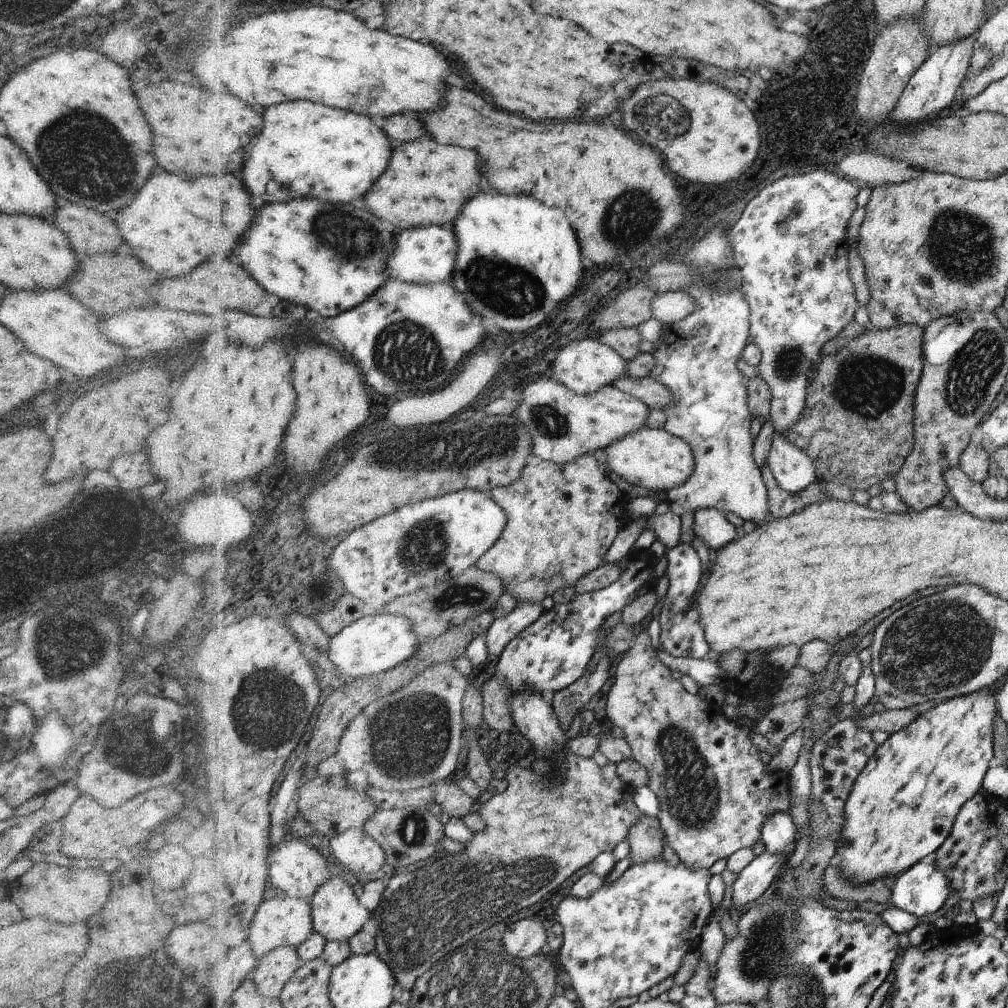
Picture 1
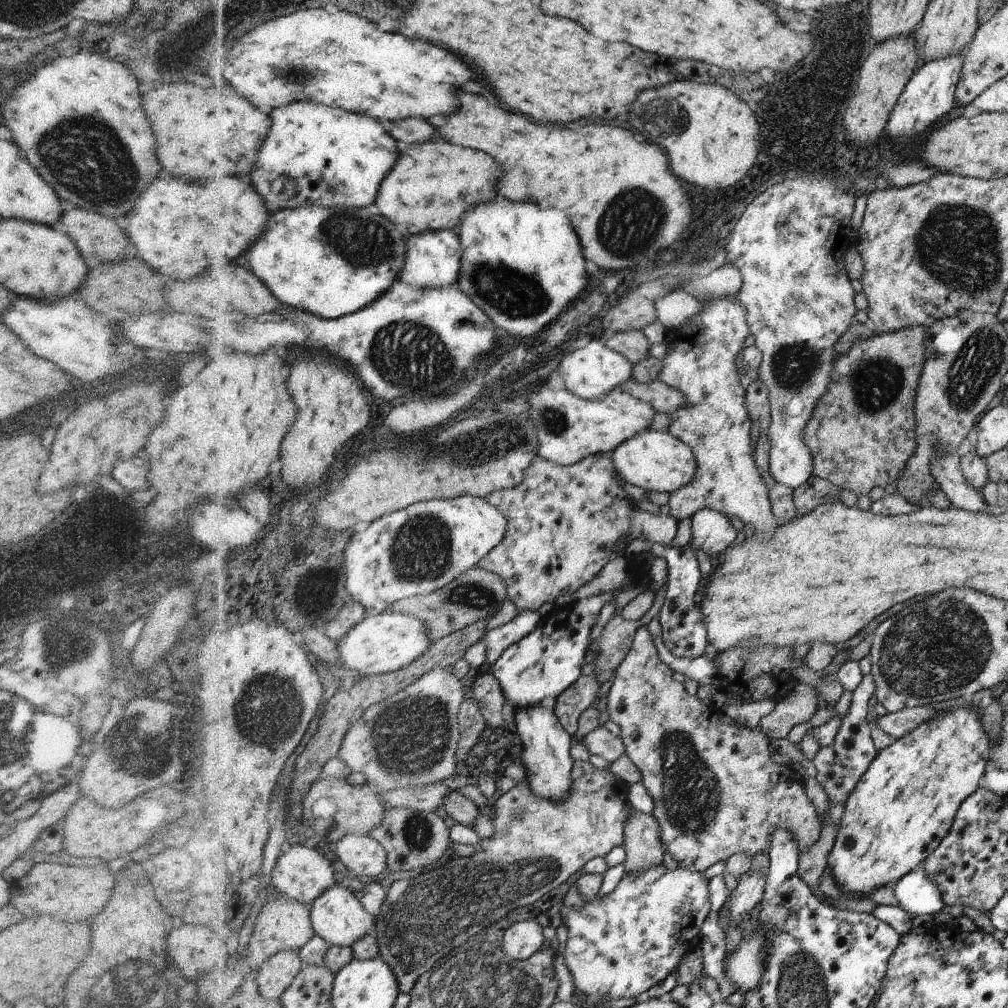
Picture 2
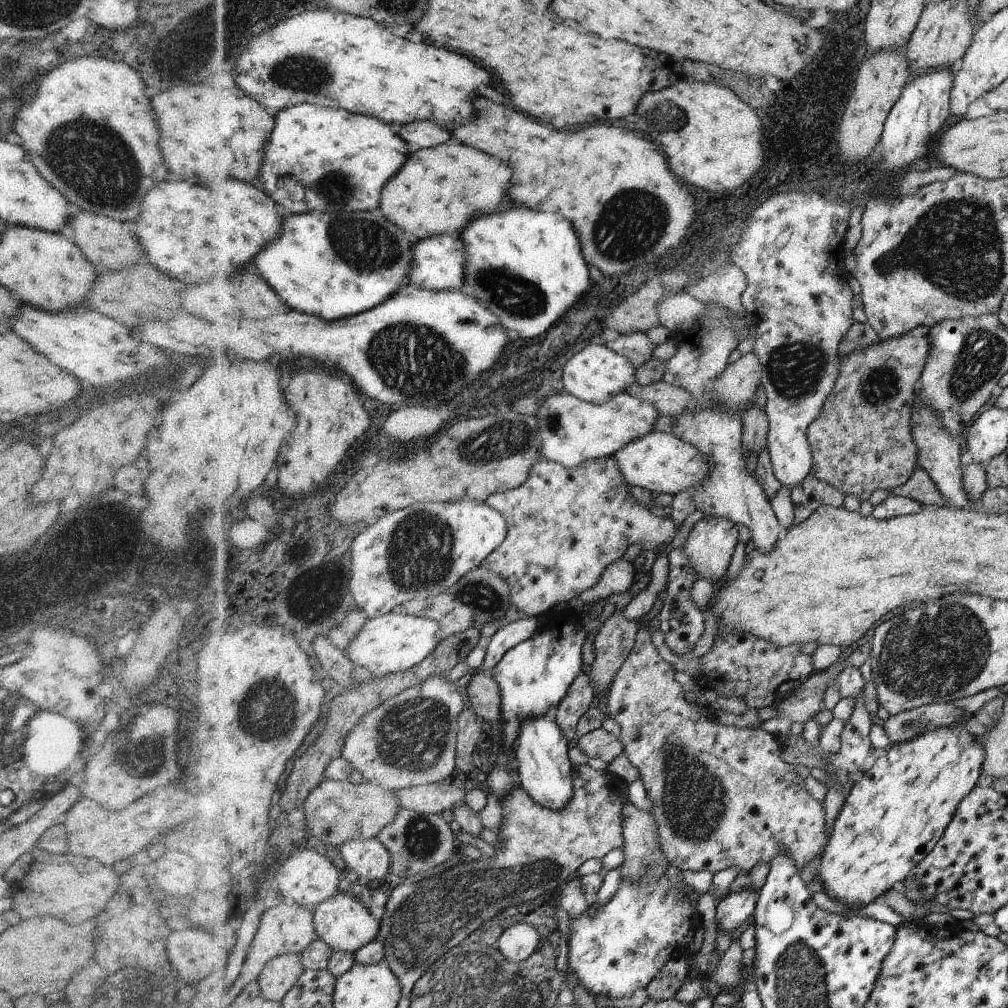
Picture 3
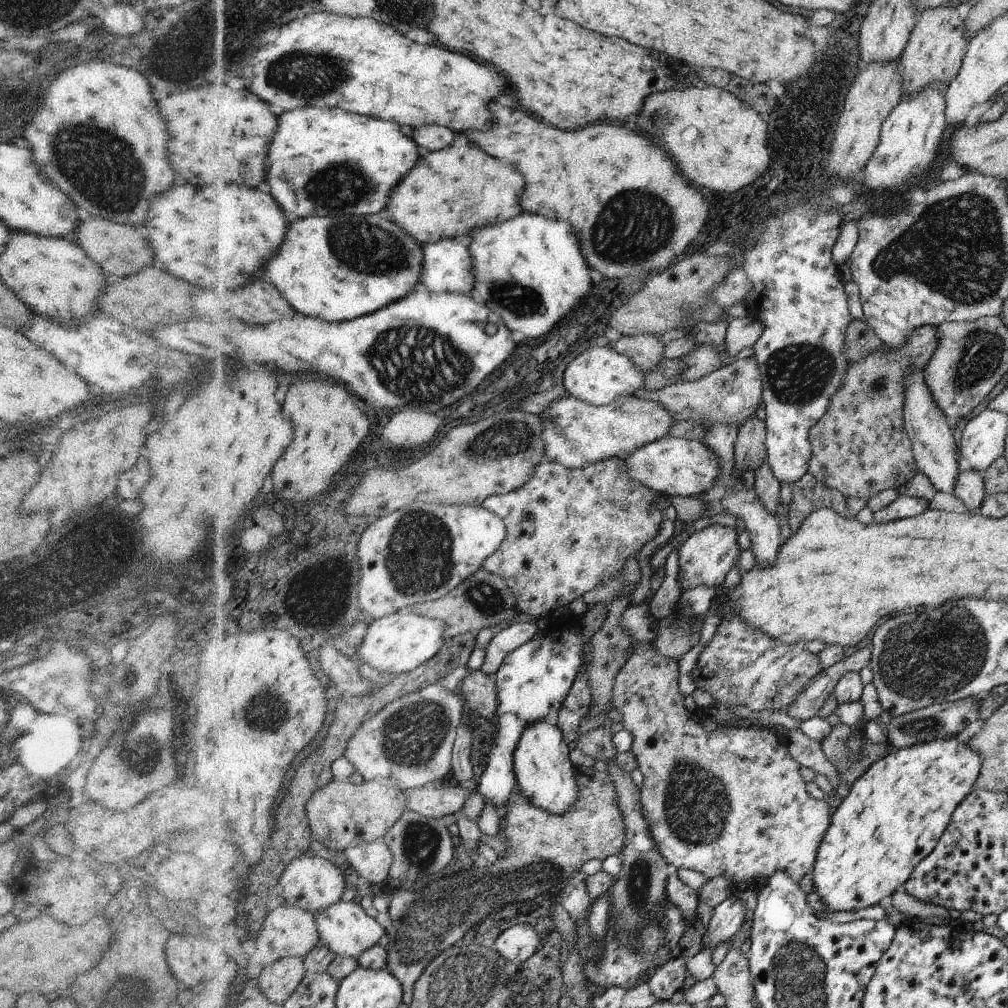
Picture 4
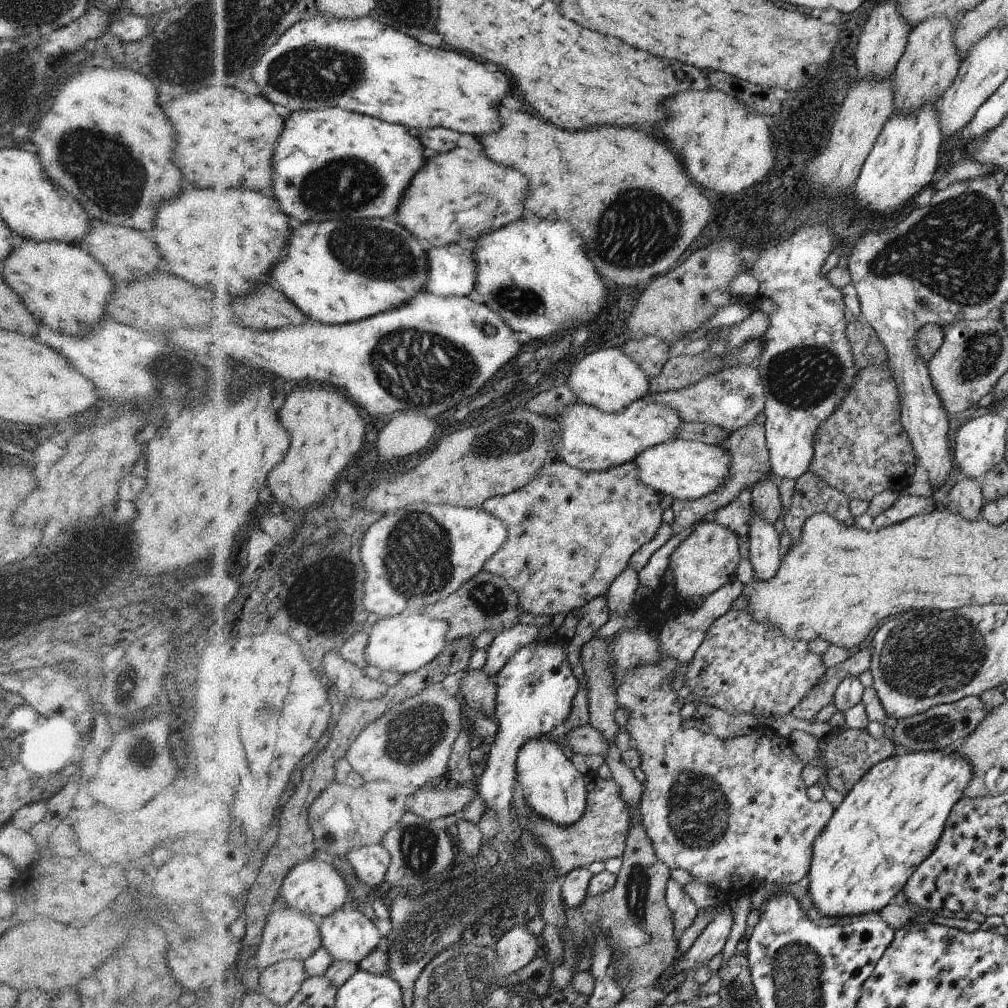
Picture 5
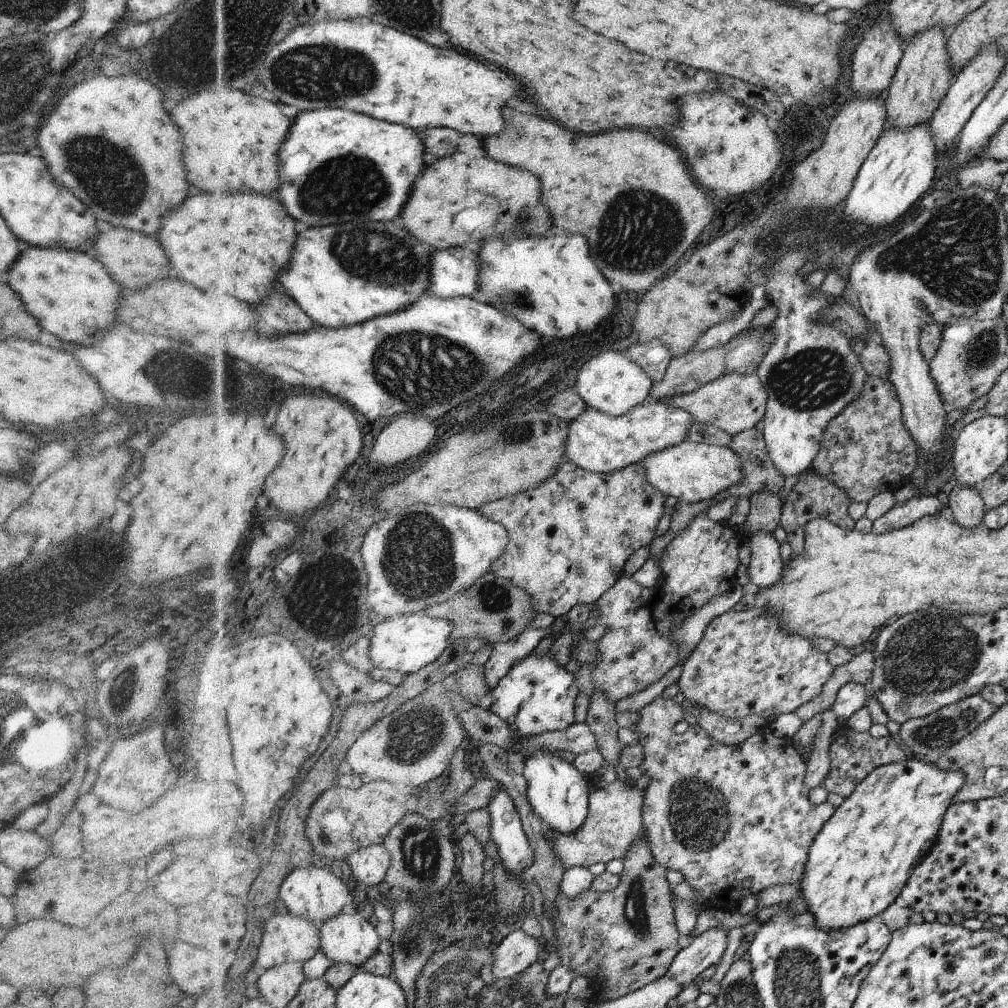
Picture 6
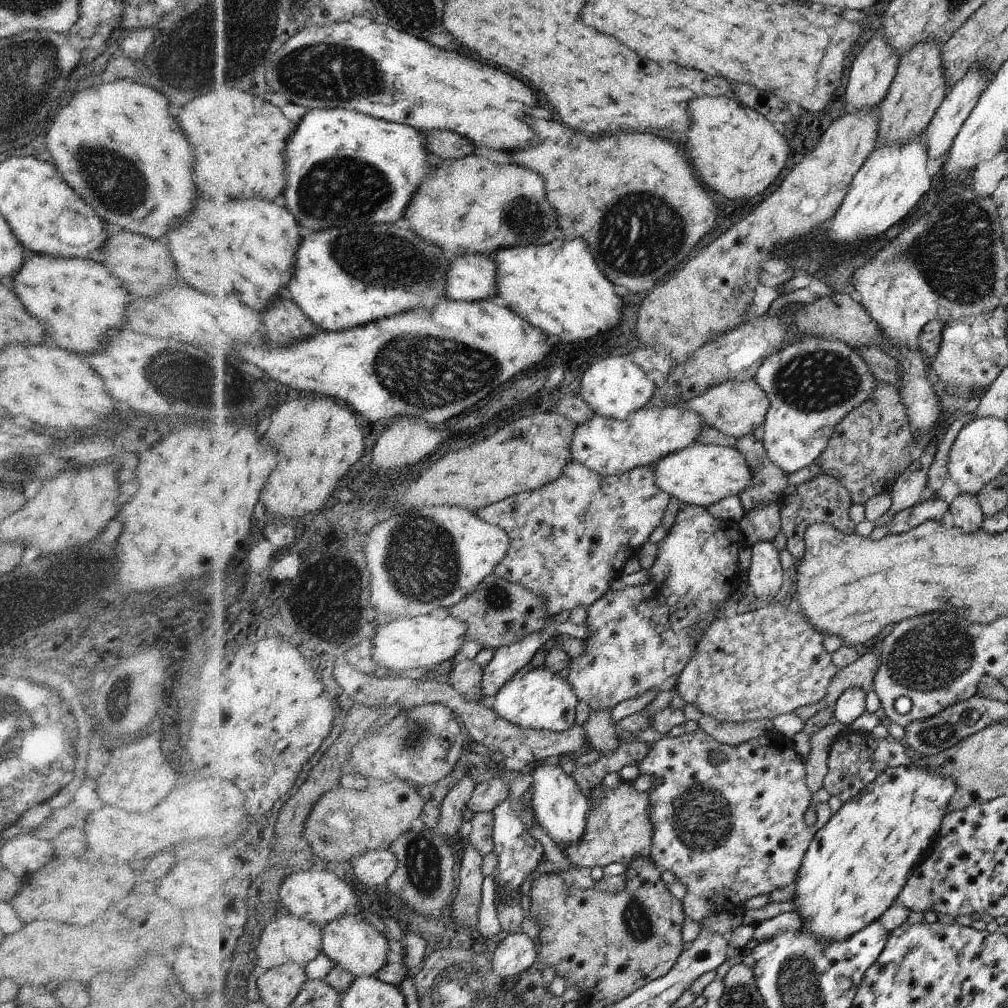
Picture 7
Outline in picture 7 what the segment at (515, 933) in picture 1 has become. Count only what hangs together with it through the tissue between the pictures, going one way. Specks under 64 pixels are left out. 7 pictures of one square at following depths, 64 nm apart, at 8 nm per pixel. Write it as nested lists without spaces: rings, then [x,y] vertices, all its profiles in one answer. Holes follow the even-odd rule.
[[[526,933],[507,935],[494,950],[494,972],[512,978],[538,965],[538,943]]]

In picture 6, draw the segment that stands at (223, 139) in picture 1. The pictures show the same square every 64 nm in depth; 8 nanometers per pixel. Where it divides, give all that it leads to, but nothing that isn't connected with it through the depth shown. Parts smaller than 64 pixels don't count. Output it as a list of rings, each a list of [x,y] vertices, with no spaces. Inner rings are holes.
[[[216,88],[202,94],[196,94],[172,110],[172,120],[180,128],[180,134],[186,144],[184,166],[188,170],[188,182],[198,186],[204,192],[262,192],[279,196],[282,190],[282,146],[289,137],[292,120],[280,110],[276,102],[256,98],[242,90]]]

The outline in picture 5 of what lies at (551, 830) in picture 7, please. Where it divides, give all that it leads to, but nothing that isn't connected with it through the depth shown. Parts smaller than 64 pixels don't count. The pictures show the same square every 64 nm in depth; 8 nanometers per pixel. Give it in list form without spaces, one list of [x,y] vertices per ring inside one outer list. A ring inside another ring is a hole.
[[[548,735],[529,738],[518,754],[516,767],[517,781],[522,786],[525,802],[550,822],[558,826],[574,826],[585,816],[584,776],[574,768],[568,754],[564,754],[556,740]]]

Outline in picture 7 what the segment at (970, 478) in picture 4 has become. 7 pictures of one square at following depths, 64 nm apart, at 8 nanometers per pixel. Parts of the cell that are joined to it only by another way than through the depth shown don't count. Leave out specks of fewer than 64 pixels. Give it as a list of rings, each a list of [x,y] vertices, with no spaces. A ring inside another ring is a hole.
[[[956,494],[949,502],[949,511],[952,514],[954,526],[958,526],[962,532],[976,532],[980,526],[984,525],[985,513],[978,496]]]

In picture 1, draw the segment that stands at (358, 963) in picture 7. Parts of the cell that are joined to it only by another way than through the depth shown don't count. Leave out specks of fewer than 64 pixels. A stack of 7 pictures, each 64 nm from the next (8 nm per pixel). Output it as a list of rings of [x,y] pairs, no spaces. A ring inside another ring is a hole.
[[[334,876],[330,882],[326,882],[313,900],[313,915],[315,930],[326,937],[326,940],[338,942],[351,942],[356,934],[360,934],[364,924],[370,922],[373,913],[360,904],[360,898],[356,896],[354,888],[350,886],[346,878]]]

